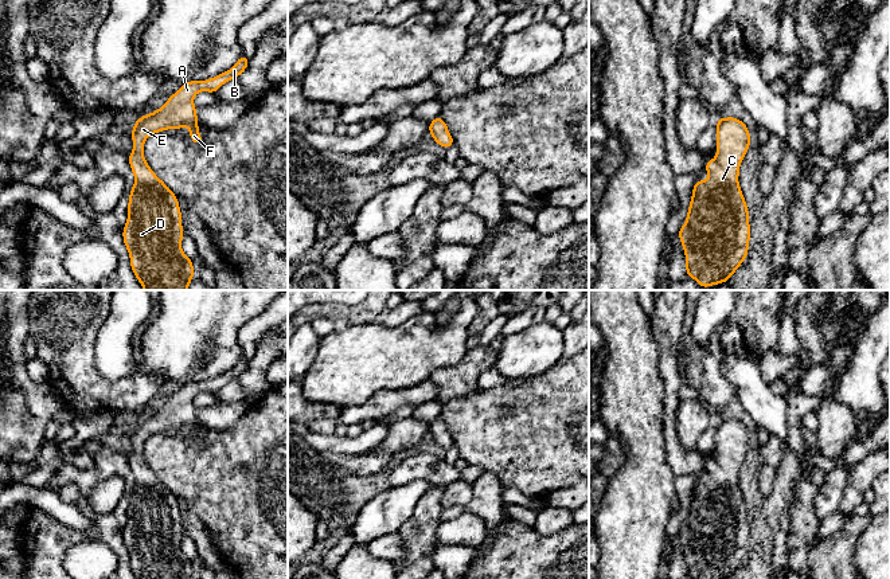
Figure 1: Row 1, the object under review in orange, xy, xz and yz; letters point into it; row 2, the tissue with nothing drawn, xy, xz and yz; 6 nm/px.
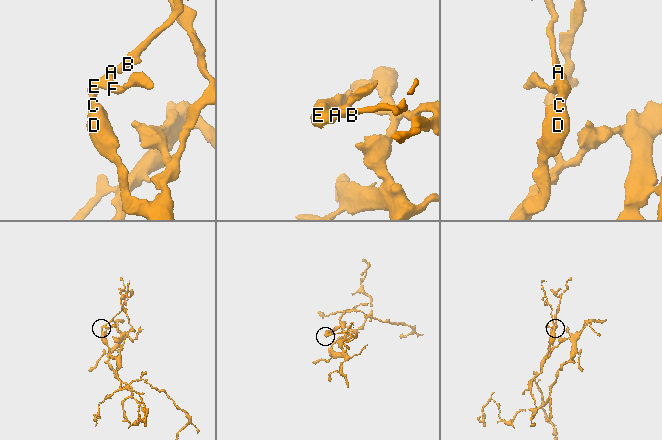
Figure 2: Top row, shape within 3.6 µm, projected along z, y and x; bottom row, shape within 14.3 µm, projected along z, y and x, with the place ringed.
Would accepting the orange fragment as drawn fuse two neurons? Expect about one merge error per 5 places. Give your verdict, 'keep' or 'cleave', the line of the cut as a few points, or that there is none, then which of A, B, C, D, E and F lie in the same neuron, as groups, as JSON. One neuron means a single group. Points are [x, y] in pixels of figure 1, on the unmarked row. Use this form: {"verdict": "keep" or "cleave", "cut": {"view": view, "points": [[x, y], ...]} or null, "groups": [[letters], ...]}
{"verdict": "keep", "cut": null, "groups": [["A", "B", "C", "D", "E", "F"]]}

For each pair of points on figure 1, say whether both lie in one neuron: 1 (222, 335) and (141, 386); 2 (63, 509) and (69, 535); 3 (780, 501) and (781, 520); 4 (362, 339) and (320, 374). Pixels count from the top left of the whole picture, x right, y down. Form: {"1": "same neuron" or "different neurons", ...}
{"1": "different neurons", "2": "different neurons", "3": "same neuron", "4": "same neuron"}

